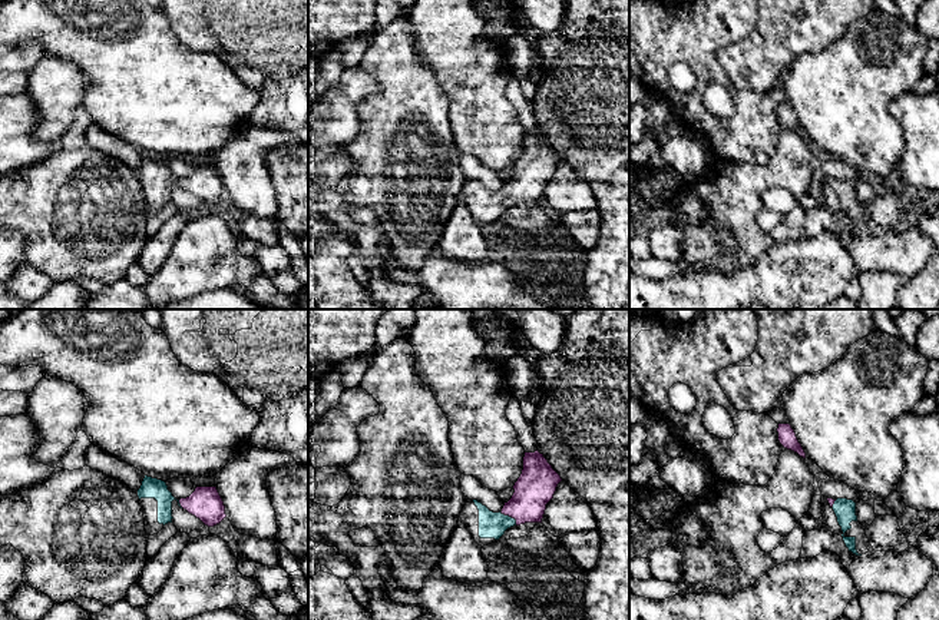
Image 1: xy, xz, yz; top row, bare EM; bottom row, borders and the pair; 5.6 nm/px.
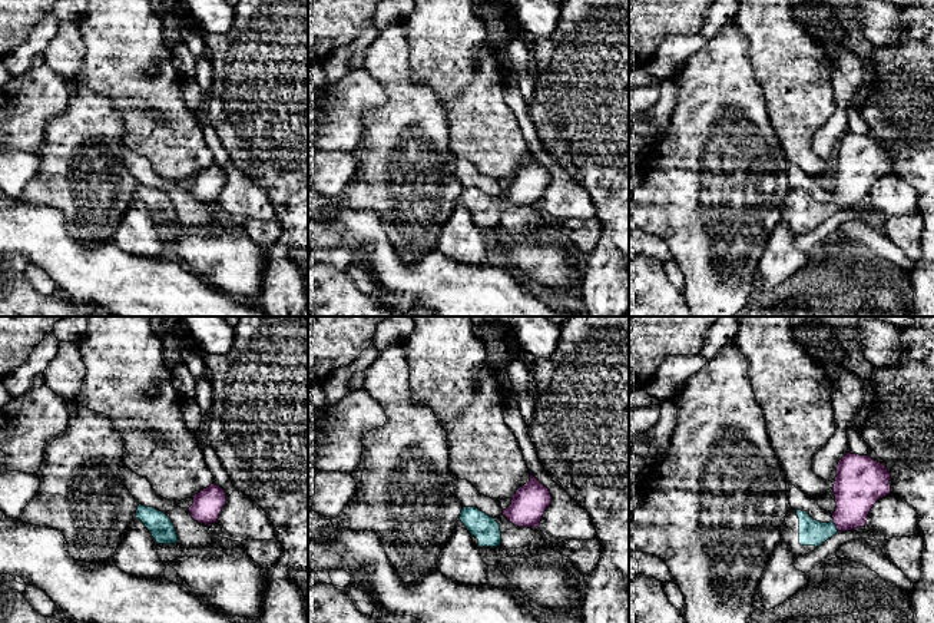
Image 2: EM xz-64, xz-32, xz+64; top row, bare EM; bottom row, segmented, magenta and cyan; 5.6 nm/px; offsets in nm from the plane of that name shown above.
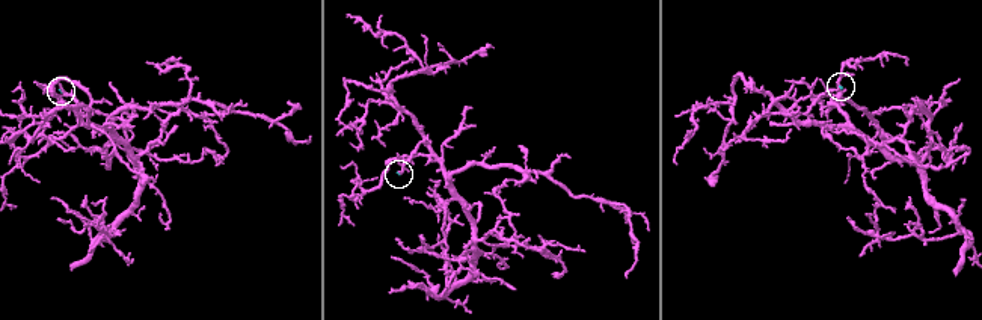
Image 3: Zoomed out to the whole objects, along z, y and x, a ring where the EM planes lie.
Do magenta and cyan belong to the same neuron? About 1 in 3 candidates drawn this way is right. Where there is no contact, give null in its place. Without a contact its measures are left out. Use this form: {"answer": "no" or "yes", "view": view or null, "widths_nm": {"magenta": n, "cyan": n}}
{"answer": "yes", "view": "xz", "widths_nm": {"magenta": 220, "cyan": 140}}

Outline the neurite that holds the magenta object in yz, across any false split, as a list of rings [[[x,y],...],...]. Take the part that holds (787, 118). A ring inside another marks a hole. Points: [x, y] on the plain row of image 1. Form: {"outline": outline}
{"outline": [[[778,103],[777,112],[778,120],[784,127],[791,129],[797,132],[800,136],[806,137],[806,132],[801,123],[799,122],[796,112],[790,103]]]}

